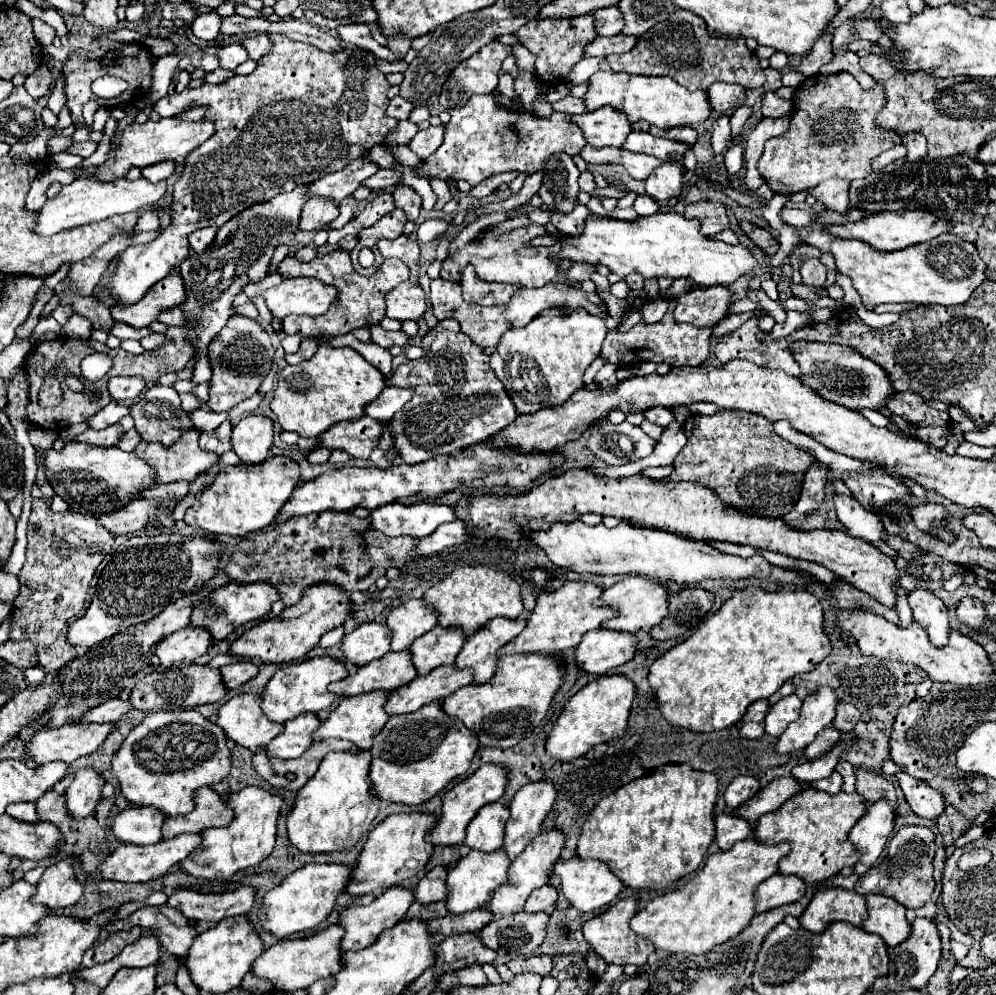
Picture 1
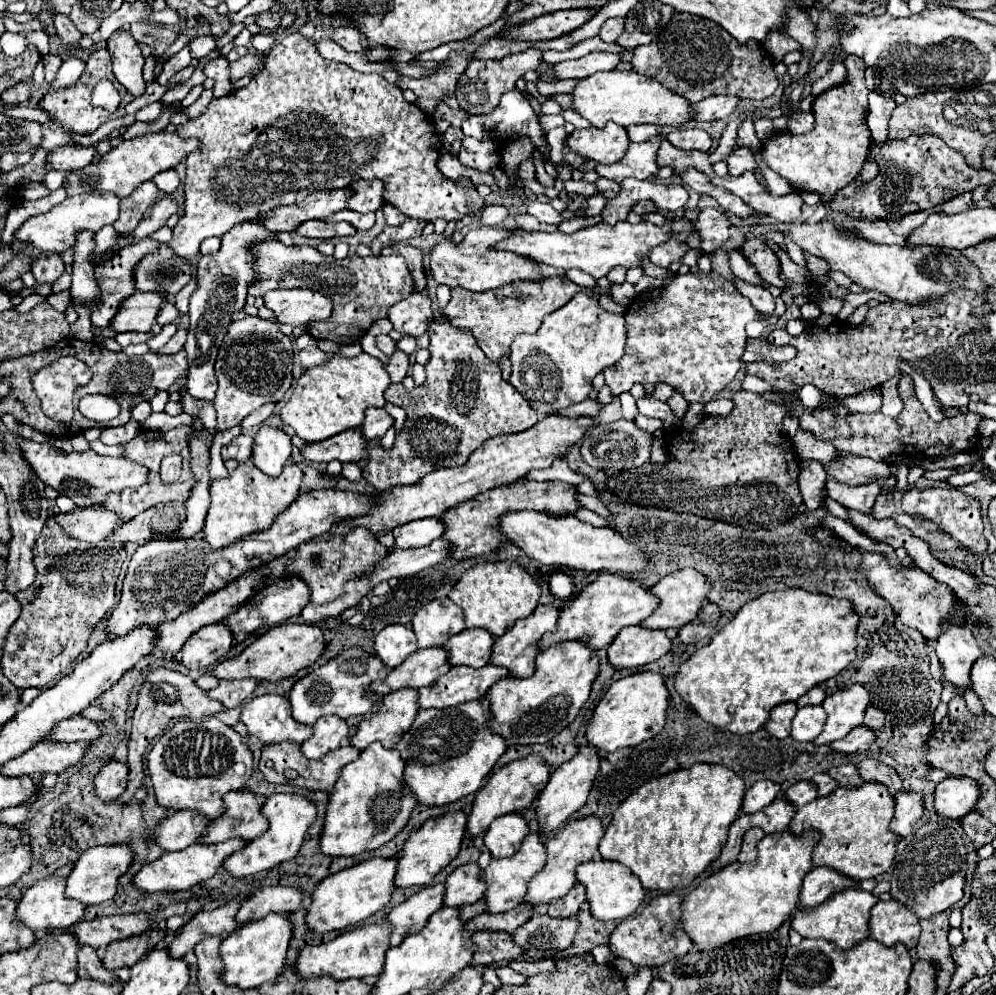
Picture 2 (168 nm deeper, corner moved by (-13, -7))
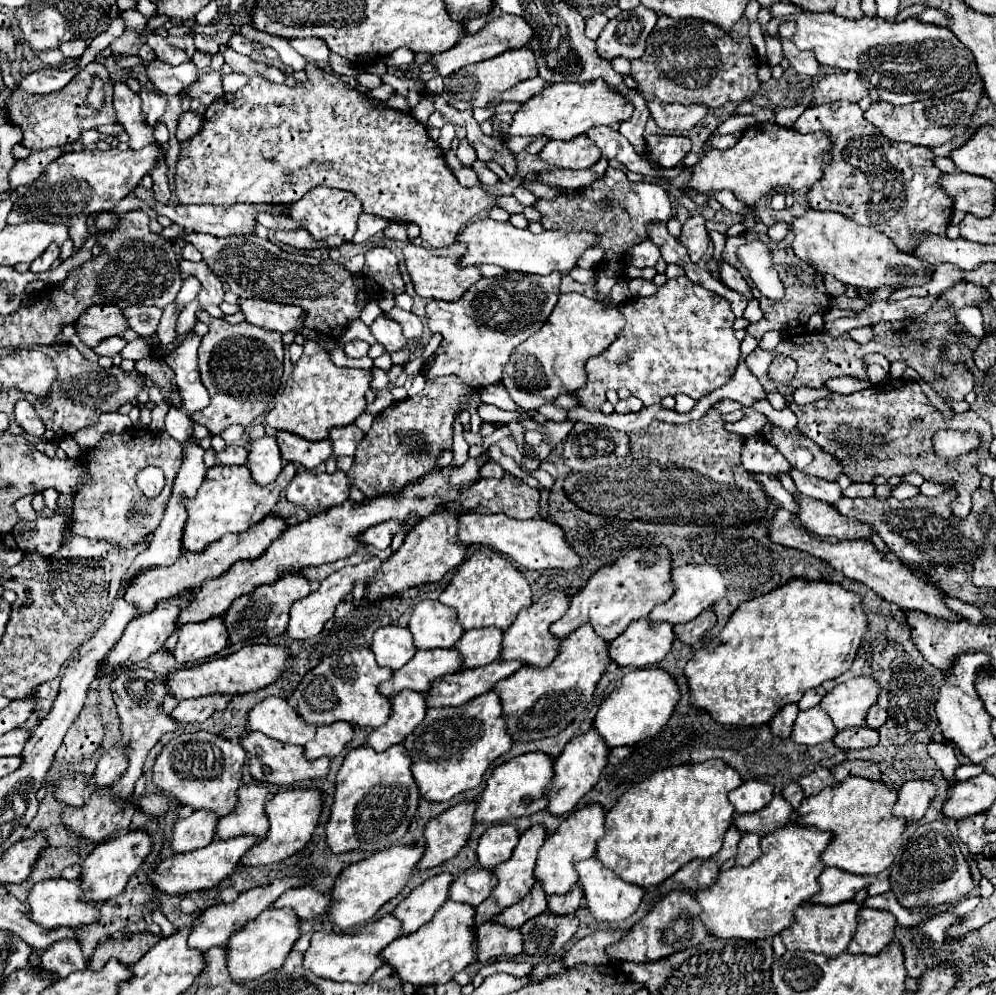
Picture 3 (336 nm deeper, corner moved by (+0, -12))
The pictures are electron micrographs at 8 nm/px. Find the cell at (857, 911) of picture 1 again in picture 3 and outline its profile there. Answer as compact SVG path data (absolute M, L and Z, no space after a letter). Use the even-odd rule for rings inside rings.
M847 901L841 905L803 905L795 911L797 921L787 927L785 931L781 931L781 939L787 947L787 951L813 951L813 953L821 953L827 957L837 957L839 953L843 953L855 933L857 927L857 911L859 905L855 901Z

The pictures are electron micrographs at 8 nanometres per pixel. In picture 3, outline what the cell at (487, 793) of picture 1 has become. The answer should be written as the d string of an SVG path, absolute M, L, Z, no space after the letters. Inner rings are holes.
M543 751L525 753L513 757L507 763L501 763L493 769L487 779L487 787L477 801L475 821L477 823L497 823L497 821L513 821L525 815L533 815L547 807L547 793L553 787L553 759Z

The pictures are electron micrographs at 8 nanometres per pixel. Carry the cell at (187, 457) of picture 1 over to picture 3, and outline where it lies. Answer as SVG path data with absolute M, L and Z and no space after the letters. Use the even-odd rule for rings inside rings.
M131 427L119 435L103 435L97 447L89 449L81 459L91 483L73 497L73 533L79 537L109 541L121 549L131 549L147 541L147 537L159 527L165 513L173 481L181 467L181 451L181 445L165 431ZM147 465L155 465L165 473L163 493L155 499L141 495L135 485L137 471Z

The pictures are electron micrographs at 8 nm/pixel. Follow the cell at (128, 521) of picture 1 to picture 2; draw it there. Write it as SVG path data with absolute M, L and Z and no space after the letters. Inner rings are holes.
M76 508L70 514L58 514L56 522L66 530L68 536L96 544L106 540L120 524L110 510L102 508Z

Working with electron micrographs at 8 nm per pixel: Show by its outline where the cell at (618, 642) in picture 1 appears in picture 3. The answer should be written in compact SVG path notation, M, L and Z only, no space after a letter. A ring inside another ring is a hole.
M637 619L611 641L611 659L621 667L649 667L659 663L675 641L671 623L651 623L649 619Z

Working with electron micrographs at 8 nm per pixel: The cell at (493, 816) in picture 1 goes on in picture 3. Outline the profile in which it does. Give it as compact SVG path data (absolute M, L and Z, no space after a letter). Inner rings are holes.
M503 823L503 825L489 827L481 835L481 841L479 841L479 847L477 847L481 867L493 869L499 863L507 861L511 857L513 849L515 849L517 841L519 841L519 831L513 825Z

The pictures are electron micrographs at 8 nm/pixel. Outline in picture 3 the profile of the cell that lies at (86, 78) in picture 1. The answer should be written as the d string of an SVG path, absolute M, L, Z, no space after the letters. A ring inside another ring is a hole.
M91 61L67 87L63 87L57 93L49 95L27 95L21 89L15 89L9 99L9 119L17 123L17 127L23 129L23 139L21 145L27 149L49 149L49 147L63 147L79 139L81 131L85 129L95 129L105 123L115 123L115 111L113 111L113 83L109 79L107 69ZM101 77L105 85L105 103L101 109L89 109L87 105L87 95L93 85L93 79Z

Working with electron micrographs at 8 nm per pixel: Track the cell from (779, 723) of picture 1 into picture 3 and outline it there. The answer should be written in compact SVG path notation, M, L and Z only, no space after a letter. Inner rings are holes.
M817 705L807 711L801 711L795 725L791 739L801 745L819 745L823 741L833 739L837 729L833 727L833 721L829 715Z

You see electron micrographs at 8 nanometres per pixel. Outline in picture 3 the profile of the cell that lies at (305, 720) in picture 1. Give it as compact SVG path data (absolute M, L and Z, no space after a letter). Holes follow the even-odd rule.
M337 721L327 727L317 727L315 737L305 745L305 757L317 759L317 757L337 757L341 751L351 743L353 739L353 725L345 721Z

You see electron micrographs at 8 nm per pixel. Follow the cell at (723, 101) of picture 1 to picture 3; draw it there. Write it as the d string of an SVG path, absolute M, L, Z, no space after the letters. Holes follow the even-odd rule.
M655 99L647 101L647 107L657 127L663 131L673 131L673 133L683 133L693 129L707 113L707 107L703 105L669 105Z

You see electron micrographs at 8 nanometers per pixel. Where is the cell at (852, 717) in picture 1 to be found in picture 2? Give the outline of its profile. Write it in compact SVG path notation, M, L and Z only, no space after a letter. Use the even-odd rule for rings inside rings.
M868 706L866 716L864 716L864 726L868 726L874 732L878 732L882 728L882 724L884 724L884 712L874 708L874 706Z

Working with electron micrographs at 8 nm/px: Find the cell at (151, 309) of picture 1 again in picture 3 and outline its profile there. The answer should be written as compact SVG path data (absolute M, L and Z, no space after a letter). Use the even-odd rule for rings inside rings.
M93 305L75 323L77 335L89 347L95 347L105 337L119 335L125 329L129 329L129 325L117 305Z

